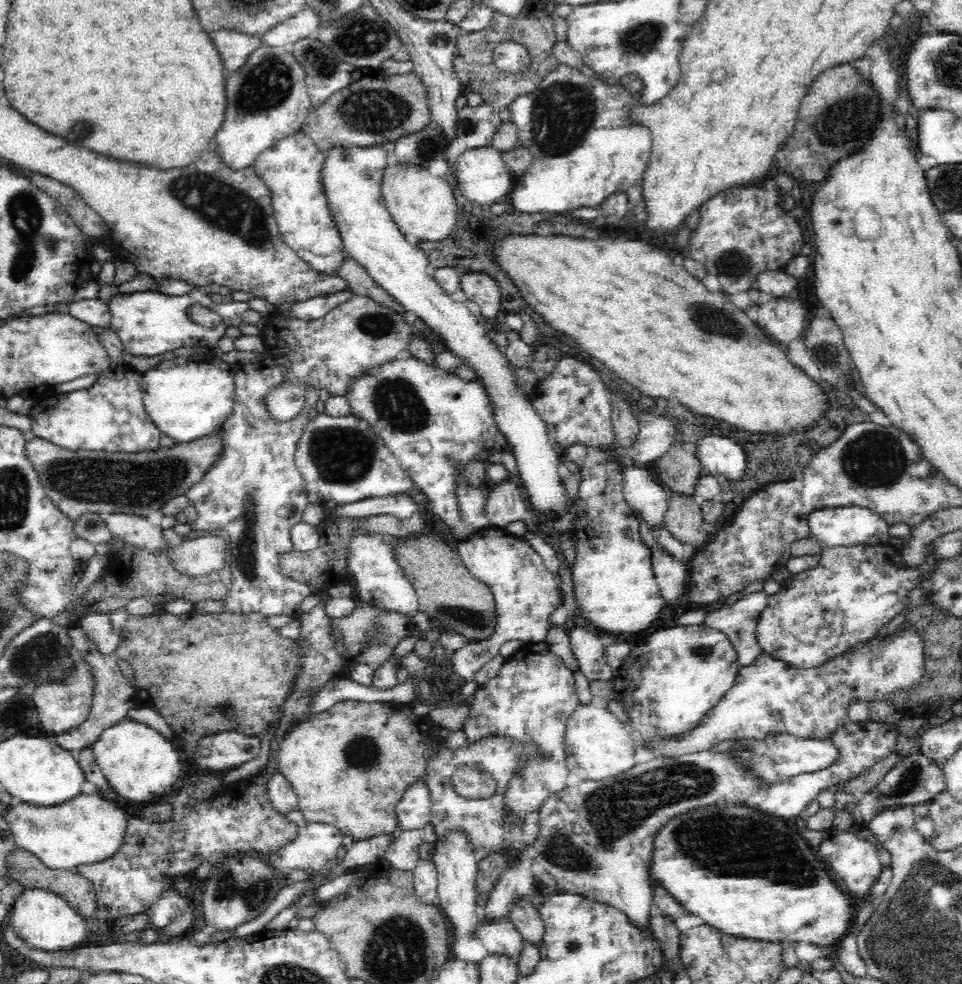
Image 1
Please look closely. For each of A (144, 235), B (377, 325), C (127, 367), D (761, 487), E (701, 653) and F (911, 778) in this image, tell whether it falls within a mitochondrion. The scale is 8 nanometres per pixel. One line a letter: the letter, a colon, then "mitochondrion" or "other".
A: other
B: mitochondrion
C: other
D: other
E: mitochondrion
F: mitochondrion

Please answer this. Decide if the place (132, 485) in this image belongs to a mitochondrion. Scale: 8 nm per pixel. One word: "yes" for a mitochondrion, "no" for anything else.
yes

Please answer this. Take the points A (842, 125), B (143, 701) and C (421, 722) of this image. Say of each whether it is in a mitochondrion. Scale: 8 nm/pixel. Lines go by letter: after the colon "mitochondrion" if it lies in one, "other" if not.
A: mitochondrion
B: other
C: other

